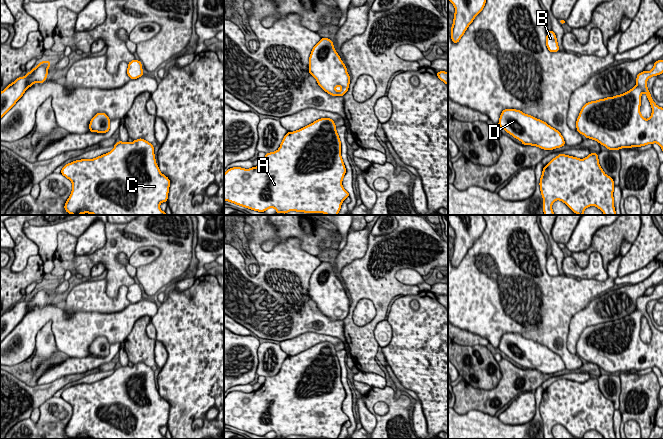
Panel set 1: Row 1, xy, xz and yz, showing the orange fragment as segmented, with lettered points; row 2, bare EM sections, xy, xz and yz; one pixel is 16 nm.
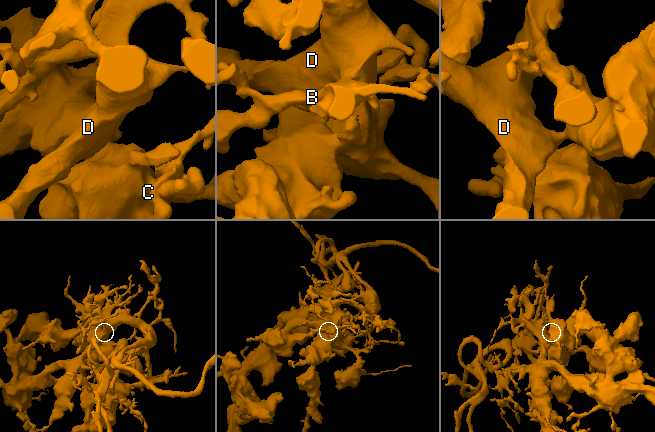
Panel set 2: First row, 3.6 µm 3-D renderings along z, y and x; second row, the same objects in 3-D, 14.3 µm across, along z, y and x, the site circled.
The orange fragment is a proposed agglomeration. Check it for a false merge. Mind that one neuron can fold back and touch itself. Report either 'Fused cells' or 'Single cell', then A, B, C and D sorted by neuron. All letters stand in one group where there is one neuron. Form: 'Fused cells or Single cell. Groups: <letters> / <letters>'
Single cell. Groups: A B C D

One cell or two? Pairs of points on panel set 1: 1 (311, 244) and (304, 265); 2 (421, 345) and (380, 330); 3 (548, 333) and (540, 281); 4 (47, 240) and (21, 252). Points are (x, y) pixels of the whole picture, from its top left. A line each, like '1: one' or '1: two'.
1: two
2: two
3: one
4: two

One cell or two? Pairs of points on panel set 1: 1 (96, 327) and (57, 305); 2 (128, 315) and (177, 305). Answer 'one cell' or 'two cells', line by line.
1: one cell
2: two cells

